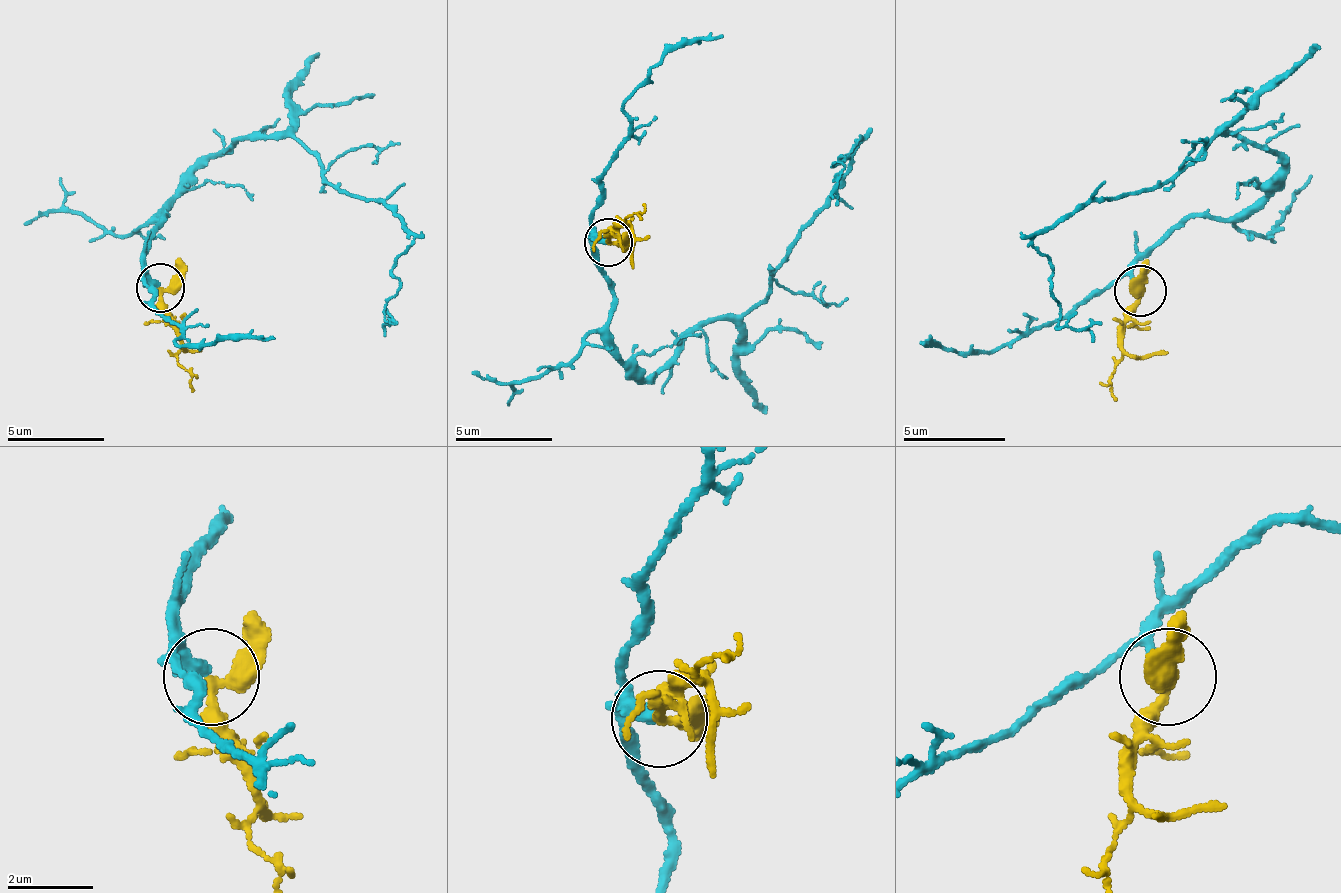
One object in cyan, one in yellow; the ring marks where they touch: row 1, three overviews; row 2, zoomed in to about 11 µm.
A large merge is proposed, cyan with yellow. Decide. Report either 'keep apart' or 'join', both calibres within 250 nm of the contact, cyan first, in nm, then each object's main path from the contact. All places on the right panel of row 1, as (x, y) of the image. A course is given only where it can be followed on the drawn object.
join; calibres 320 and 320 nm; course cyan (1141, 289), (1193, 217), (1244, 212), (1270, 151), (1218, 135), (1034, 238), (1054, 325), (1100, 320); course yellow (1141, 289), (1111, 376), (1116, 402)

